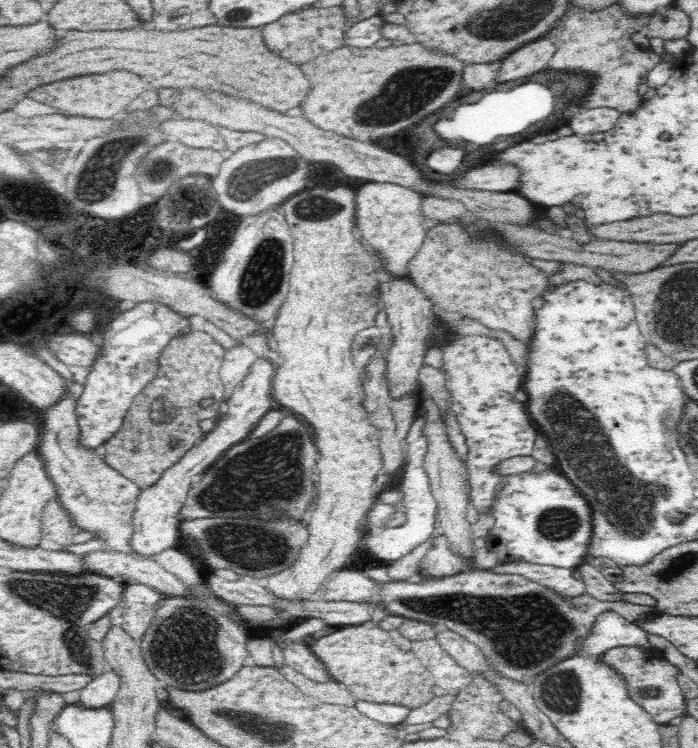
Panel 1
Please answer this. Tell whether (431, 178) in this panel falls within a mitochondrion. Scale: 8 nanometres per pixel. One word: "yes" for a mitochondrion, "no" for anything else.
no

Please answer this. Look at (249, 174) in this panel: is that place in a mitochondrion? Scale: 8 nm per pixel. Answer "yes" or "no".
yes

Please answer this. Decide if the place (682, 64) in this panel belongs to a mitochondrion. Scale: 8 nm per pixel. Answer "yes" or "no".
no

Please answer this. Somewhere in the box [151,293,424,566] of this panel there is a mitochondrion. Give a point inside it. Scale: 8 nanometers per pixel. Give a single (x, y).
(272, 474)

